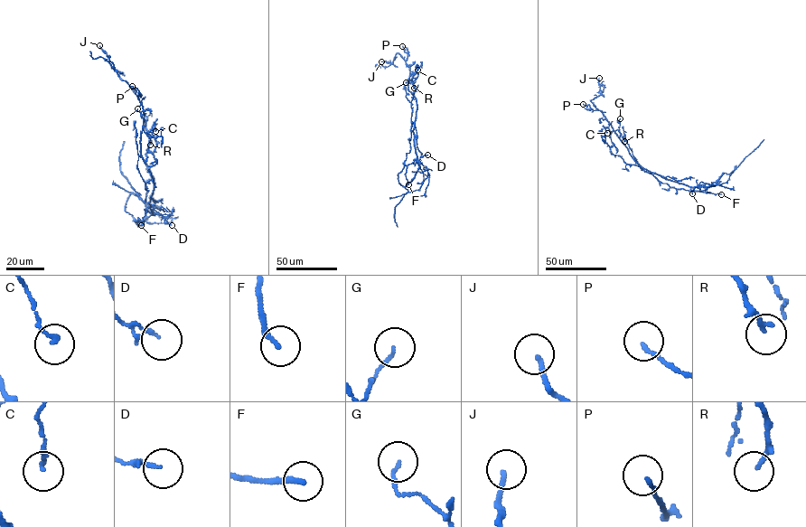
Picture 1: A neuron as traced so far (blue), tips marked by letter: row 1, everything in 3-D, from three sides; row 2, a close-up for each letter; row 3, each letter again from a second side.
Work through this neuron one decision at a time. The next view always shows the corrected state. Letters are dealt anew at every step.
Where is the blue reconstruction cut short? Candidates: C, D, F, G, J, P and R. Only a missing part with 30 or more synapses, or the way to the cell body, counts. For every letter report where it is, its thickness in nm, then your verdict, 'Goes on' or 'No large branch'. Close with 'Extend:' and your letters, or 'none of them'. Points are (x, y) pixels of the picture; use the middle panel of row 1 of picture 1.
C: Place: (417, 70). Thickness 160 nm. No large branch
D: Place: (427, 155). Thickness 110 nm. No large branch
F: Place: (408, 184). Thickness 200 nm. Goes on
G: Place: (406, 82). Thickness 110 nm. No large branch
J: Place: (381, 61). Thickness 150 nm. No large branch
P: Place: (402, 46). Thickness 140 nm. No large branch
R: Place: (414, 88). Thickness 160 nm. No large branch
Extend: F

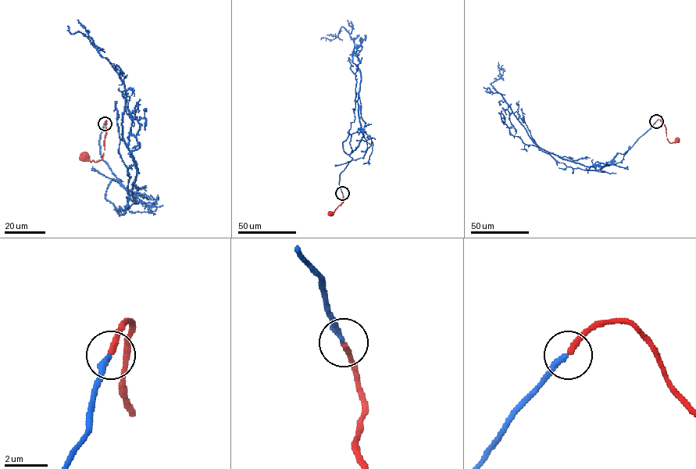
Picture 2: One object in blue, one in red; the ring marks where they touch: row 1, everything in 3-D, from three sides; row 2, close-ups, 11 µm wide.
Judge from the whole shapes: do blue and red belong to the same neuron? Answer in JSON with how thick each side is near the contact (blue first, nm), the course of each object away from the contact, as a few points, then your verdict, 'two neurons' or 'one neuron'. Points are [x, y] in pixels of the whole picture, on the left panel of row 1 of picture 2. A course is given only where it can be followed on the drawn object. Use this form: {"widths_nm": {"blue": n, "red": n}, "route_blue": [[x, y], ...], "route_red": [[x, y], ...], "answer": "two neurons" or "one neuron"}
{"widths_nm": {"blue": 280, "red": 260}, "route_blue": [[105, 123], [101, 159], [140, 202], [131, 190], [137, 162], [123, 136], [125, 85], [90, 40], [66, 26]], "route_red": [[105, 123], [106, 120], [102, 158], [94, 162], [87, 160], [83, 156]], "answer": "one neuron"}

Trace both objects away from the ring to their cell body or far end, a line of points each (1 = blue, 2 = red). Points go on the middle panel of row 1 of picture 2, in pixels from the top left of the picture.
1: (342, 193), (339, 175), (363, 135), (361, 72), (352, 62), (354, 41), (343, 26), (333, 39), (320, 39)
2: (342, 193), (343, 202), (330, 215)

